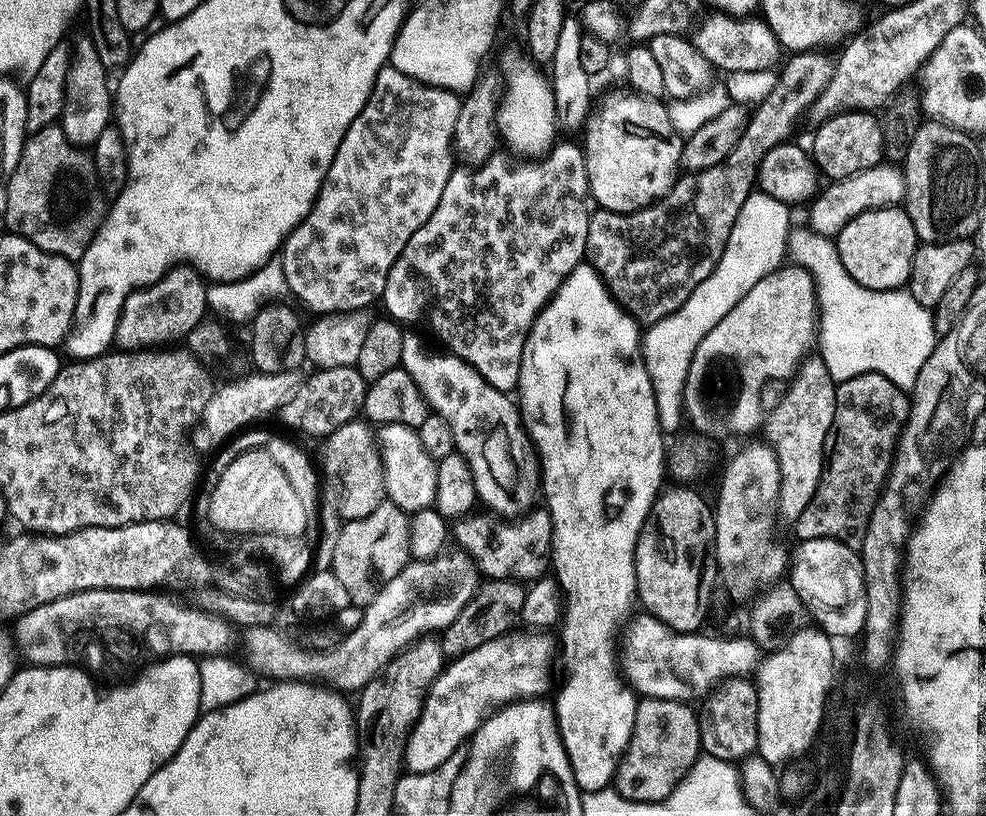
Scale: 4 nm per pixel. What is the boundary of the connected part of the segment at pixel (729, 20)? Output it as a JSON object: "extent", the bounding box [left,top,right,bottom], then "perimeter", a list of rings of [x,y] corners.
{"extent":[691,12,782,72],"perimeter":[[[714,12],[703,26],[691,33],[692,44],[705,57],[709,65],[722,69],[722,72],[758,71],[766,72],[782,55],[776,36],[763,19],[755,17],[734,17],[727,13]]]}

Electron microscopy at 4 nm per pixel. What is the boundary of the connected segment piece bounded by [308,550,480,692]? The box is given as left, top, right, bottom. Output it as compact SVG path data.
M455 550L450 554L434 557L432 559L415 559L409 561L402 571L399 572L390 582L386 583L376 592L375 598L365 605L363 616L358 627L352 629L332 650L320 648L320 672L310 674L308 681L325 682L342 692L353 690L360 691L381 669L392 660L392 658L404 647L412 644L413 641L422 636L442 632L448 628L466 606L473 594L480 585L480 575L468 556L463 550Z

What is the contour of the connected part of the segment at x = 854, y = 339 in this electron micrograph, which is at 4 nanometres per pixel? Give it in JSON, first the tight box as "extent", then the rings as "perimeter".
{"extent":[786,227,938,390],"perimeter":[[[789,227],[786,252],[795,267],[804,268],[812,276],[818,309],[818,354],[824,360],[832,381],[849,380],[858,374],[873,372],[882,374],[901,390],[914,387],[918,370],[934,350],[938,339],[929,309],[920,305],[907,290],[870,290],[854,282],[854,278],[850,278],[850,274],[846,274],[846,268],[842,266],[835,239],[818,234],[807,227]]]}

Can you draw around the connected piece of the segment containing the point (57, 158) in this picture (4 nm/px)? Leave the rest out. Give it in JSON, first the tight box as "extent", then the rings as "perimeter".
{"extent":[2,127,106,262],"perimeter":[[[46,127],[31,133],[24,141],[18,166],[8,177],[6,210],[2,213],[2,220],[9,233],[34,242],[34,246],[38,246],[43,252],[76,262],[84,255],[104,220],[106,200],[104,204],[103,198],[105,199],[98,187],[96,167],[92,165],[91,155],[83,147],[71,144],[60,127]]]}

